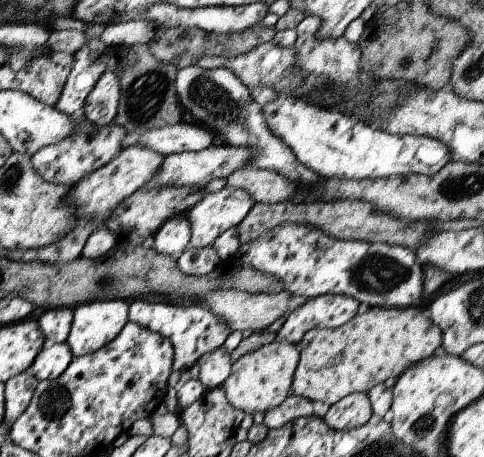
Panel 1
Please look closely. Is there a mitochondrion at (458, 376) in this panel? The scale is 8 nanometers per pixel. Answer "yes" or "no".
no

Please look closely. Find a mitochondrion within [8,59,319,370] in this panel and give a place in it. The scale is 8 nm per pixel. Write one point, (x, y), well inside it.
(211, 96)

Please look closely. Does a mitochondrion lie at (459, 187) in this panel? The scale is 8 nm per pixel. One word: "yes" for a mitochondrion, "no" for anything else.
yes

